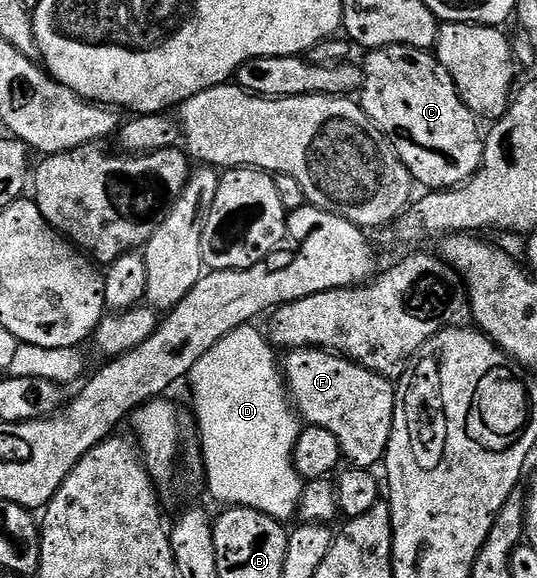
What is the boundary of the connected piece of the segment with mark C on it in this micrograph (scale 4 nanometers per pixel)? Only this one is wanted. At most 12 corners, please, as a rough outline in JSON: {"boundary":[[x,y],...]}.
{"boundary":[[375,47],[359,102],[414,184],[481,167],[483,131],[436,54]]}

